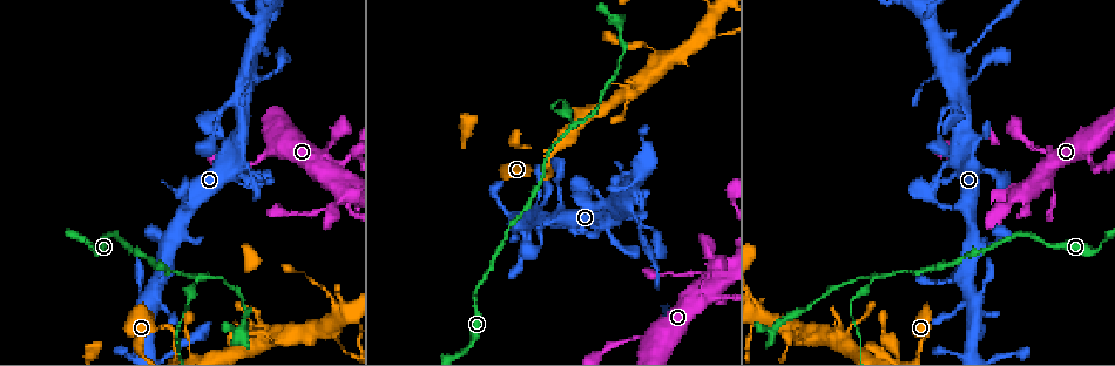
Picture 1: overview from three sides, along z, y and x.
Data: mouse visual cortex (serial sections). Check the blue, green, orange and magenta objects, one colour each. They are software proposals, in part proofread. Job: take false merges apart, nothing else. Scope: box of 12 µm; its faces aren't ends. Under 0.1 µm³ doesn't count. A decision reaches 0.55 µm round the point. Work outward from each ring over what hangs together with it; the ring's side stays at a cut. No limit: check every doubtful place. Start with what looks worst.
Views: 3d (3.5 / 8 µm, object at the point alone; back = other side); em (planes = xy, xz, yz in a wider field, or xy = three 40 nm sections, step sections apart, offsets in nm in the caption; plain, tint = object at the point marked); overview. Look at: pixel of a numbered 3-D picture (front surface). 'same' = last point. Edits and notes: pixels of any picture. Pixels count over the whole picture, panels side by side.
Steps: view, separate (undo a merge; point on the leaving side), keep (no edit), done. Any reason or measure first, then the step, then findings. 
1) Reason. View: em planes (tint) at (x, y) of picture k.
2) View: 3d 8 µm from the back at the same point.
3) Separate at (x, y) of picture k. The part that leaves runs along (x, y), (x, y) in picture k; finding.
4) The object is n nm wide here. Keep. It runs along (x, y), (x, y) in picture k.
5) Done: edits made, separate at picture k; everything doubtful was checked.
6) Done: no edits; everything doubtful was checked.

Side arm on a straight run. View: 3d 3.5 µm at (879, 275) of picture 1.

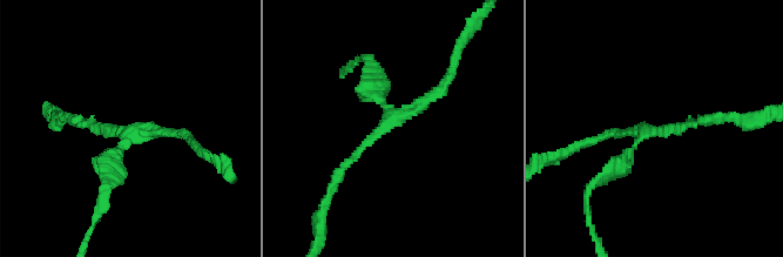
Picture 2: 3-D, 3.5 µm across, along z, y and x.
3 arms meet here; the arms are 150, 150, 250 nm wide. View: em xy step 5 (tint) at (390, 120) of picture 2.

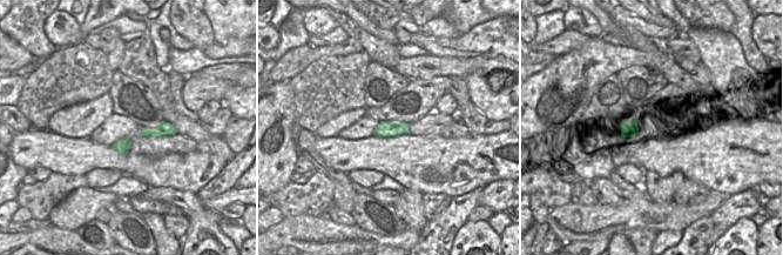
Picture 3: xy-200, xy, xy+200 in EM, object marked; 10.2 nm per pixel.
Keep. All the same cell.

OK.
Sharp bend. View: 3d 3.5 µm at (174, 330) of picture 1.

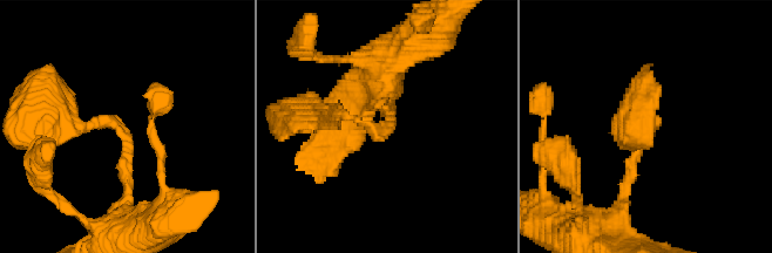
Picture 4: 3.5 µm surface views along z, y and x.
The arms are 150, 300 nm wide. View: em planes (tint) at (123, 134) of picture 4.

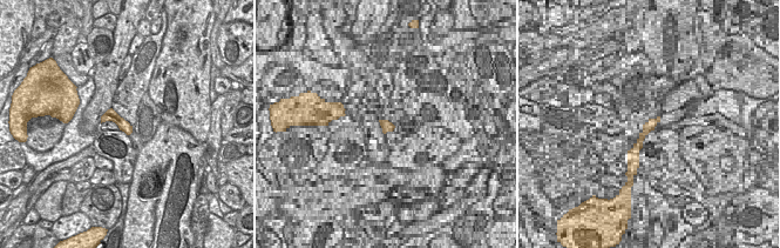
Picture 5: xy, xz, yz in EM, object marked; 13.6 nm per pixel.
Keep. It runs along (56, 123), (114, 123), (128, 138), (124, 203) in picture 4; continuous, no second cell.

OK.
View: 3d 3.5 µm at (634, 213) of picture 1.

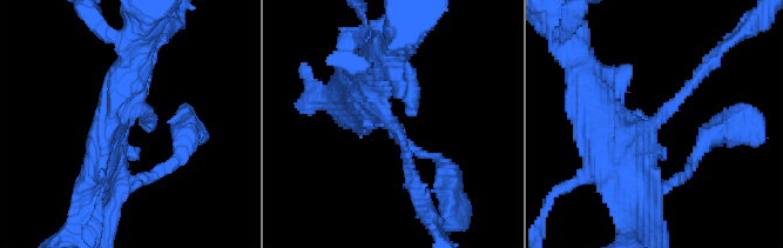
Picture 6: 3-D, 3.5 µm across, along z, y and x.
3 arms meet here; the arms are 150, 400, 400 nm wide. View: em xy step 5 (tint) at (387, 121) of picture 6.

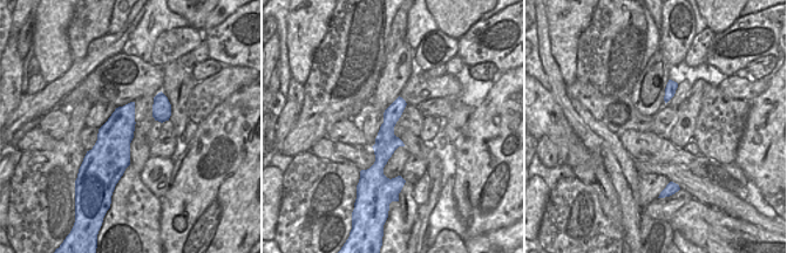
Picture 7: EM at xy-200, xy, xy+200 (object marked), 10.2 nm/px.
Keep. One cell here.

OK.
Done: no edits; everything doubtful was checked.

